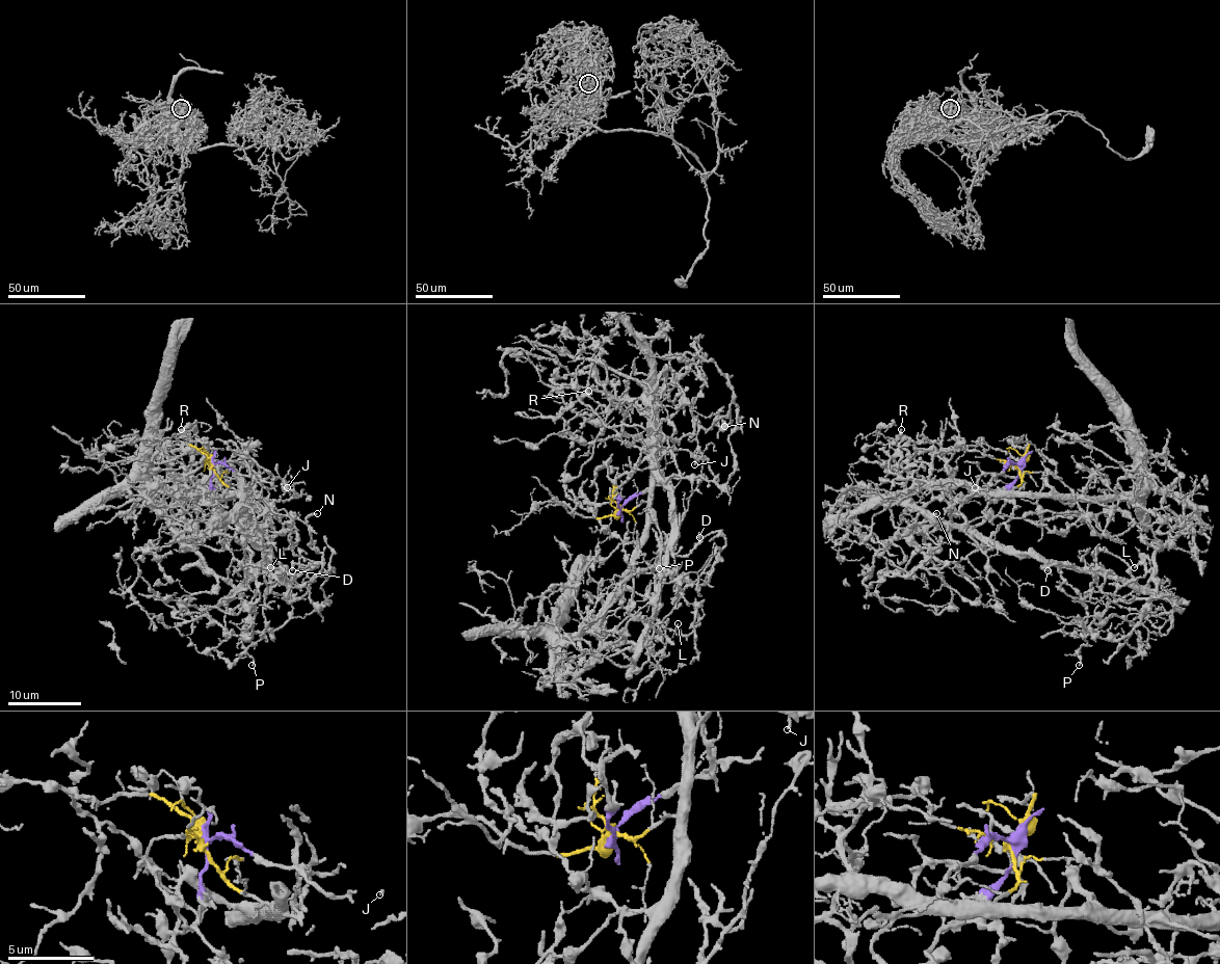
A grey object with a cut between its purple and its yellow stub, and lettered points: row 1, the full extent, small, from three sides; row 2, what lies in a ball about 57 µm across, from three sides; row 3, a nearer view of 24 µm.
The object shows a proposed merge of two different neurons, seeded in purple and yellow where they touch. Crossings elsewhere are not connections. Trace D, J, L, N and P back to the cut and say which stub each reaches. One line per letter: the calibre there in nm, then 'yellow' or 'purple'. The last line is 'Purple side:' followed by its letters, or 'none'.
D: calibre 240 nm; purple
J: calibre 150 nm; purple
L: calibre 110 nm; purple
N: calibre 170 nm; purple
P: calibre 150 nm; purple
Purple side: D, J, L, N, P

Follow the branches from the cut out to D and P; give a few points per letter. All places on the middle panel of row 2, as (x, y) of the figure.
D: (618, 511), (616, 479), (644, 460), (668, 491), (671, 571), (695, 585), (710, 578), (724, 539), (699, 537)
P: (618, 511), (616, 479), (647, 460), (657, 480), (668, 491), (671, 508), (671, 578), (654, 568), (659, 568)

